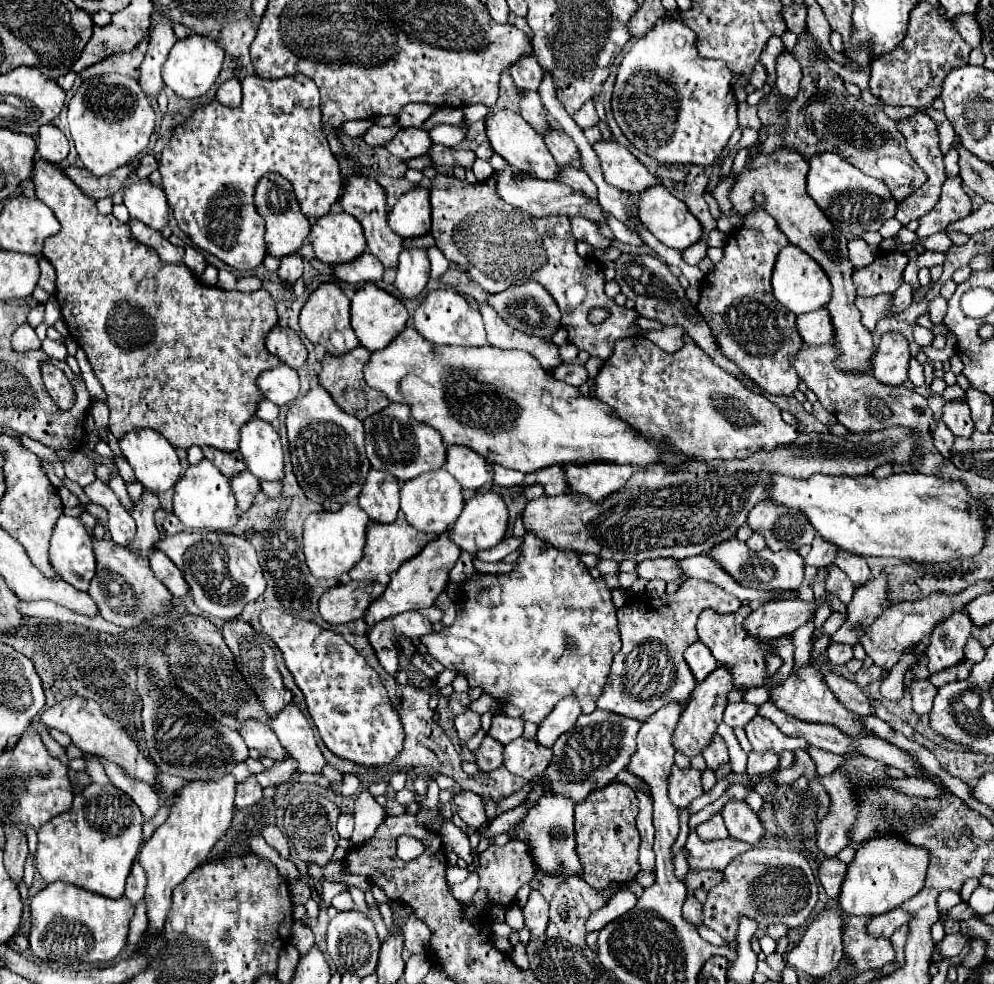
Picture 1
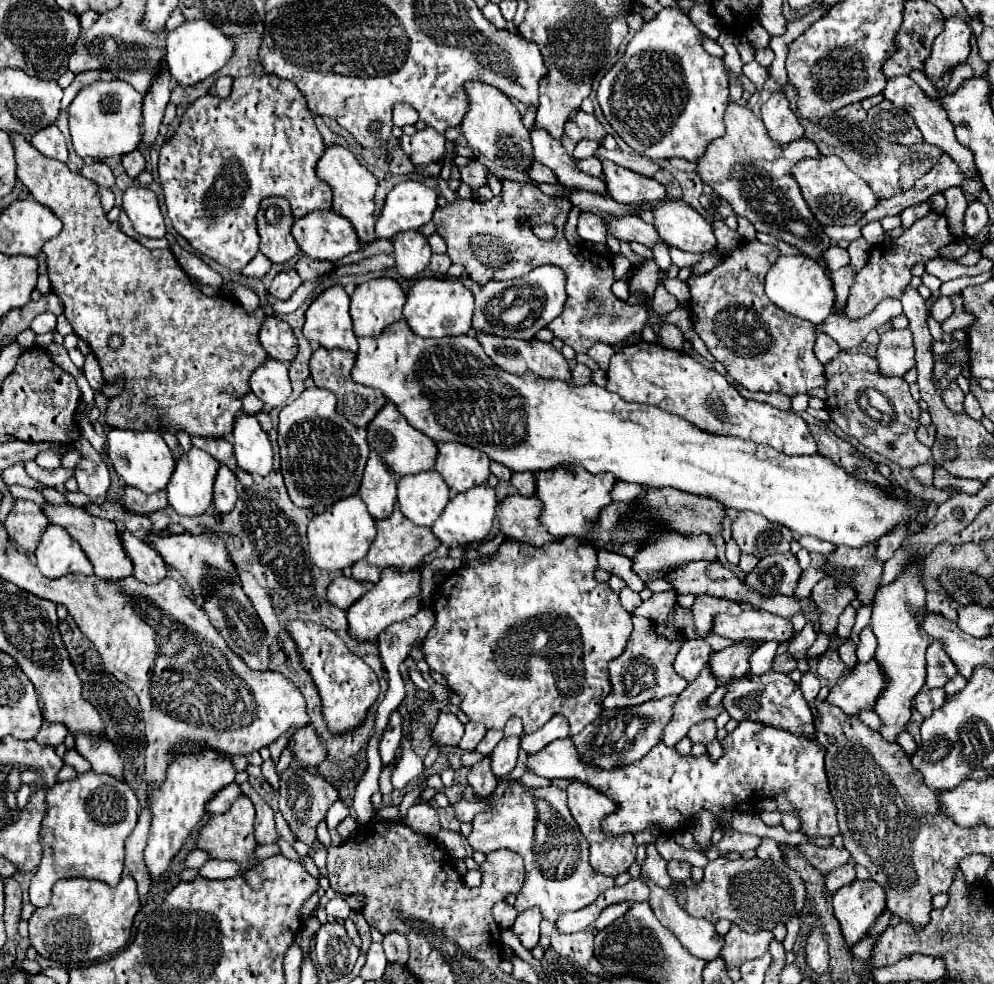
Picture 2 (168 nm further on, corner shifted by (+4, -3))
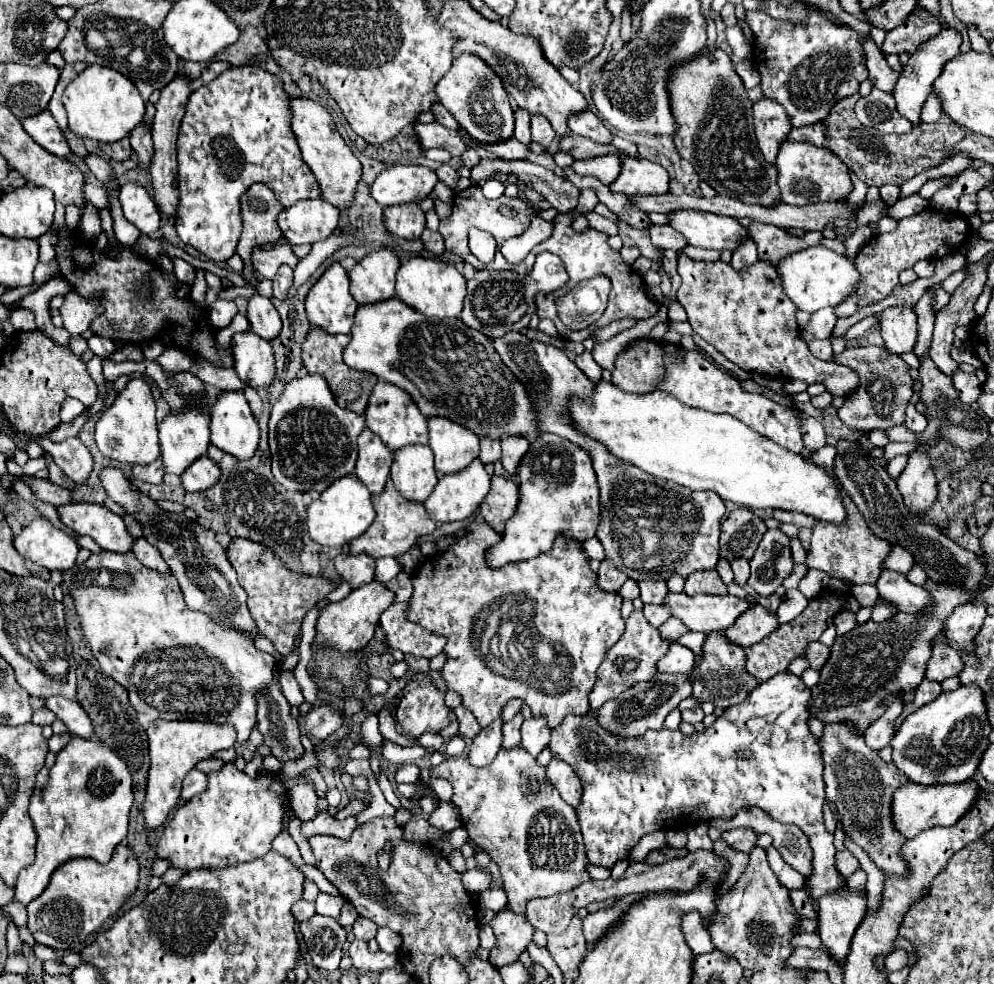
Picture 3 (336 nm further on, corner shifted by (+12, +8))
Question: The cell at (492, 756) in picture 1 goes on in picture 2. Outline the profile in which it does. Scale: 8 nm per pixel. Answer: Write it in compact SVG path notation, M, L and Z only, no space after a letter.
M503 737L499 741L499 745L489 755L491 771L495 777L503 777L515 767L517 751L519 751L519 737Z

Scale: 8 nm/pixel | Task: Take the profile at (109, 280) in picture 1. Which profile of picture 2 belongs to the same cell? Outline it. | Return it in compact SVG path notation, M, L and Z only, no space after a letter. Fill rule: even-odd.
M11 133L11 139L13 139L13 145L15 145L15 161L17 161L17 177L23 181L23 185L29 189L29 193L33 195L33 199L41 205L45 205L47 209L51 209L63 223L63 229L57 237L53 237L51 241L47 241L43 245L43 253L47 255L47 273L49 273L49 281L51 281L51 291L61 299L65 311L63 315L69 319L69 323L73 325L73 331L75 335L79 335L79 339L83 339L91 353L95 355L95 359L99 361L99 367L101 367L101 373L103 373L103 381L105 385L111 385L115 383L119 377L123 377L123 389L117 397L111 397L109 399L109 405L107 405L107 411L105 411L105 423L111 427L111 429L131 429L131 431L169 431L169 433L177 433L177 431L185 431L189 433L191 437L211 437L211 439L223 439L223 437L229 437L231 435L231 429L233 429L233 421L235 421L235 415L241 413L241 399L243 395L247 395L251 389L249 389L249 377L251 373L263 365L263 361L267 359L267 353L265 349L261 347L259 343L259 329L261 329L261 323L265 321L265 311L263 307L257 307L253 313L247 313L243 309L243 305L235 299L229 299L225 295L213 295L213 297L207 297L203 295L199 289L195 289L189 281L189 275L181 269L181 265L177 263L177 259L173 257L173 253L169 249L155 249L155 251L149 251L145 249L141 243L137 243L135 239L127 237L123 231L121 231L121 225L117 221L109 221L107 219L107 213L103 211L101 207L101 197L99 197L99 189L93 181L81 177L79 173L71 171L67 167L67 163L59 163L59 161L53 161L53 159L47 159L45 155L37 153L37 149L25 141L23 135L17 135L17 133ZM113 335L119 335L123 339L121 347L119 349L111 349L109 347L109 339Z

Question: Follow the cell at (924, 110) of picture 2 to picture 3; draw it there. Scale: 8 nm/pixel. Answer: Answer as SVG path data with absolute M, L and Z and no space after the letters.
M871 38L861 40L861 44L863 44L863 54L867 58L869 80L875 84L875 88L893 94L893 86L897 82L897 72L889 68L889 64L885 62L885 56L881 54L881 50L877 48L877 44Z

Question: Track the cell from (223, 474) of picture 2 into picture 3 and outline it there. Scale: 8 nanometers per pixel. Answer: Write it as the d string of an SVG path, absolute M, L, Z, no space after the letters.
M203 456L203 458L197 458L197 462L189 466L189 470L185 470L185 474L181 476L181 482L187 492L199 492L199 490L211 488L219 476L221 476L219 466L207 456Z

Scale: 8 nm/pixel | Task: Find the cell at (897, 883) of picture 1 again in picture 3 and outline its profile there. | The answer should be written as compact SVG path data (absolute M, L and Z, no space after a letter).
M845 888L819 898L819 936L835 962L845 962L851 938L867 912L863 892Z

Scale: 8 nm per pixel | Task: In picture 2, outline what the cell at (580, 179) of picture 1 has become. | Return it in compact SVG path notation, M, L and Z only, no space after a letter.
M533 163L533 167L529 169L531 173L527 173L533 181L537 181L537 183L557 183L557 179L553 177L553 171L549 169L549 167L545 167L545 165L541 165L541 163Z

